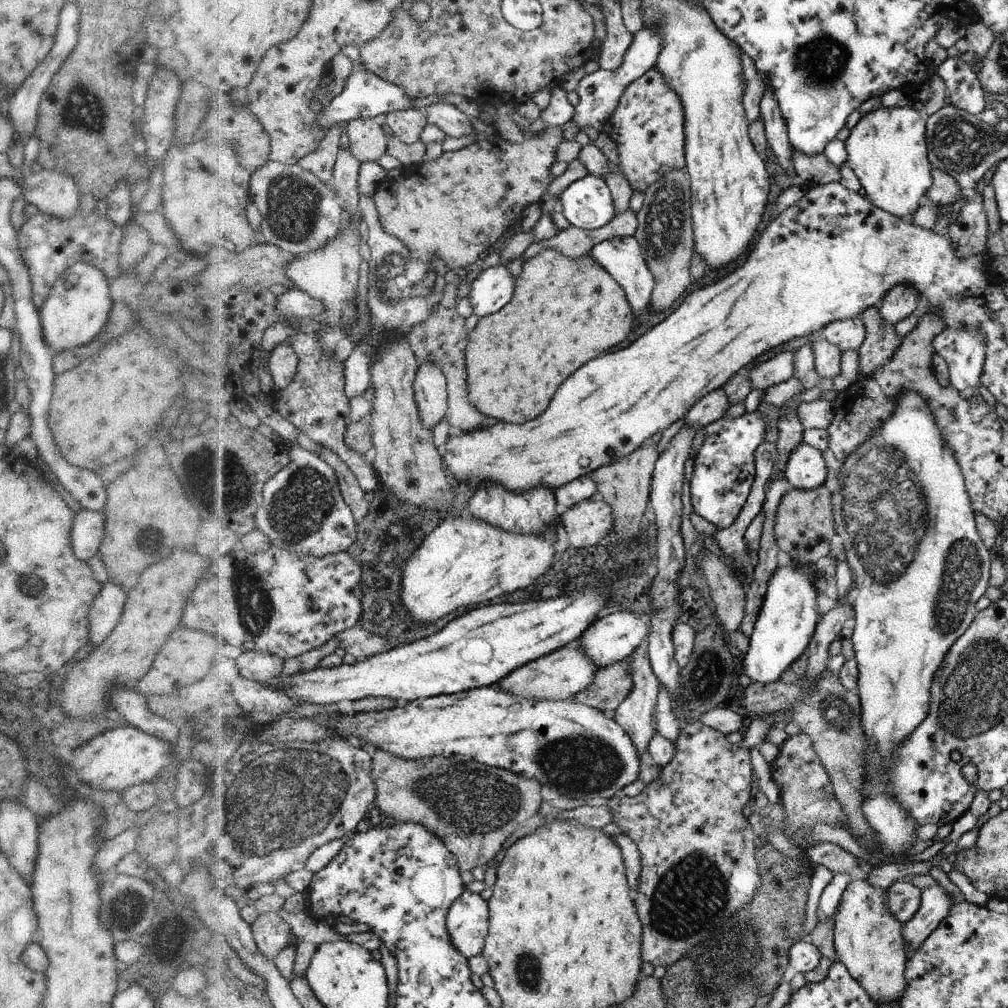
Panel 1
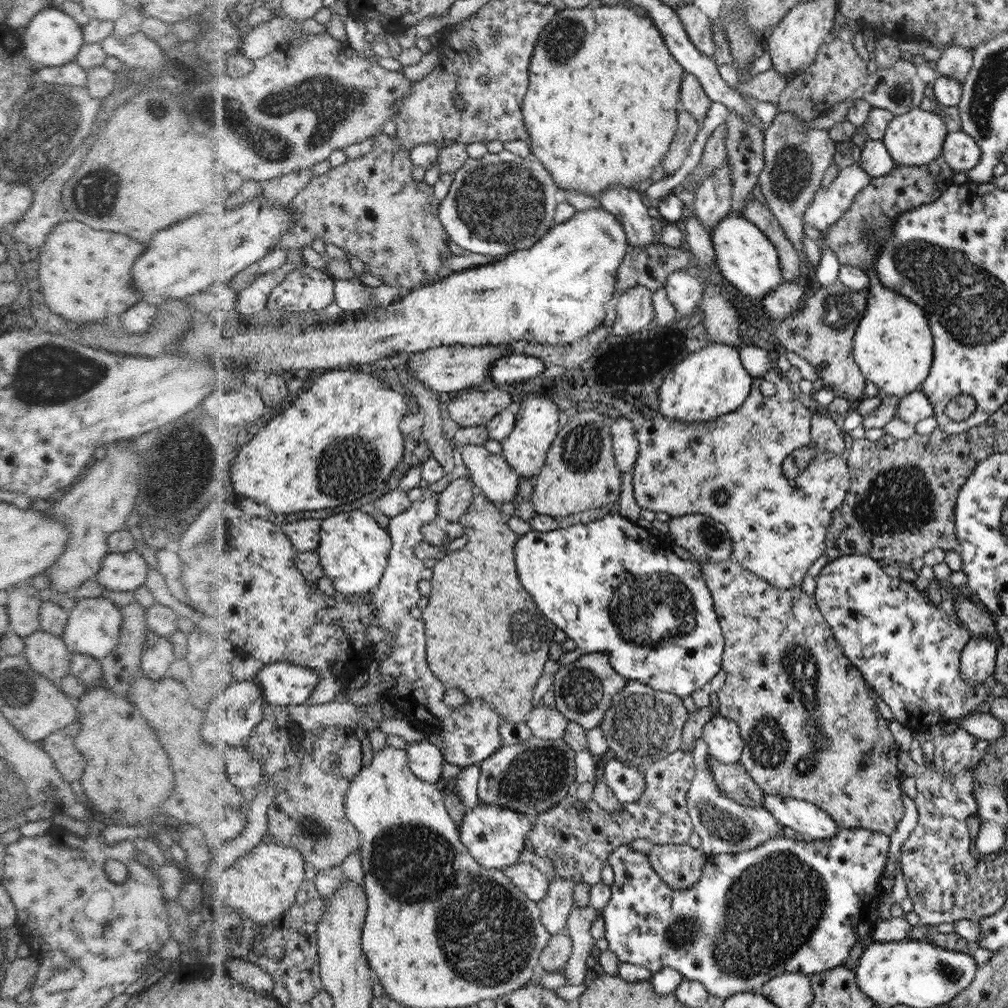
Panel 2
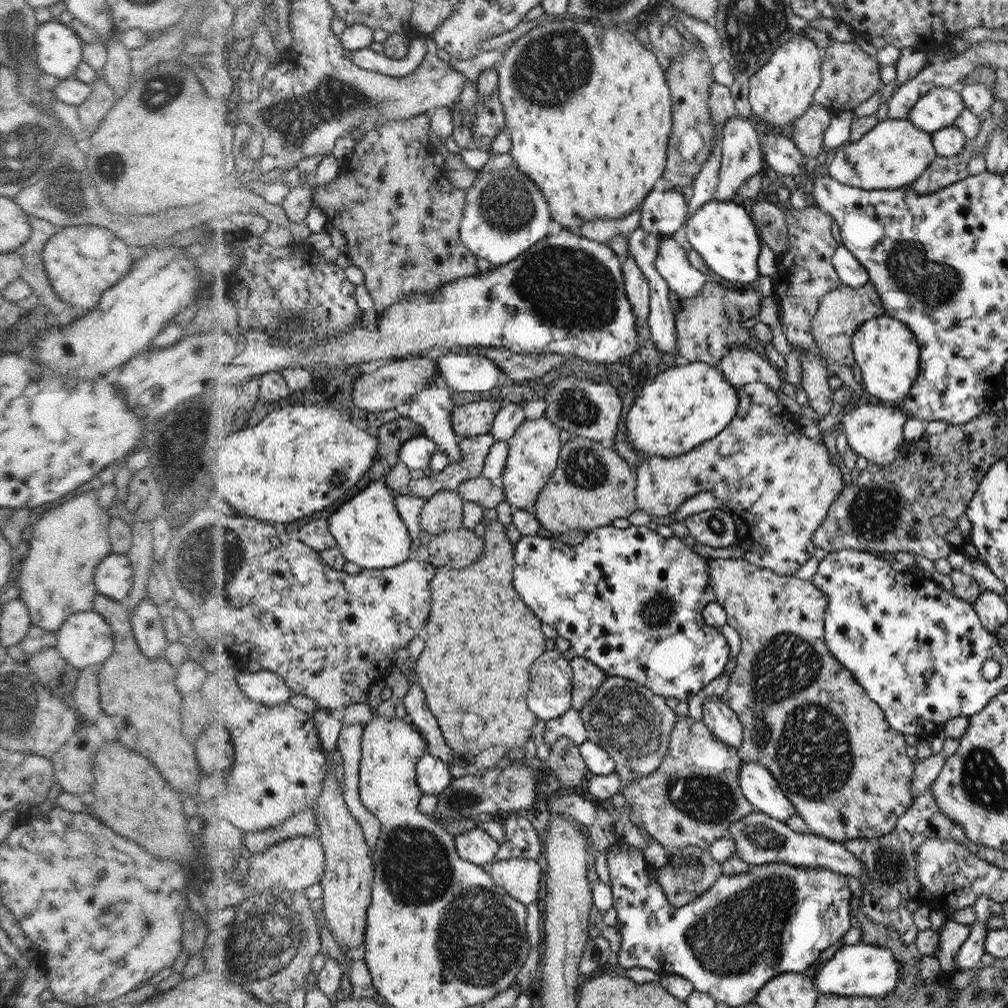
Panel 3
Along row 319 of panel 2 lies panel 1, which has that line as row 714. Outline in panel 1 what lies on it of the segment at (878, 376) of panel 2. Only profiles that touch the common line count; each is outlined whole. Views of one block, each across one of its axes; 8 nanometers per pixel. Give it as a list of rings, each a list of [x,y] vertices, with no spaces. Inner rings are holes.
[[[904,390],[904,392],[895,401],[894,411],[881,427],[880,431],[874,433],[854,452],[846,455],[843,459],[844,465],[834,484],[839,490],[840,502],[837,510],[834,512],[834,521],[837,524],[837,532],[842,539],[842,546],[847,553],[847,564],[853,573],[855,581],[855,593],[857,597],[857,615],[854,616],[852,627],[854,634],[852,634],[852,642],[854,643],[854,660],[857,663],[858,687],[856,694],[861,698],[861,712],[862,712],[862,729],[865,730],[866,736],[869,737],[871,743],[871,766],[868,770],[871,772],[869,780],[863,787],[866,800],[864,803],[864,812],[869,824],[875,829],[877,833],[877,840],[883,847],[882,853],[887,855],[889,860],[899,862],[901,857],[906,857],[917,846],[918,838],[914,834],[917,828],[914,828],[916,822],[905,812],[904,806],[896,800],[896,794],[893,792],[892,781],[889,780],[889,768],[893,767],[893,760],[897,759],[897,748],[908,738],[926,719],[929,710],[930,694],[928,690],[932,685],[934,679],[934,672],[938,670],[944,656],[952,647],[952,644],[958,638],[967,632],[970,624],[976,615],[976,602],[982,598],[982,594],[988,588],[988,572],[990,572],[990,562],[992,556],[976,530],[976,522],[974,522],[973,508],[970,508],[969,494],[966,494],[967,489],[964,488],[965,478],[960,472],[960,466],[954,452],[946,445],[945,438],[942,437],[939,421],[927,408],[927,404],[914,390]]]

